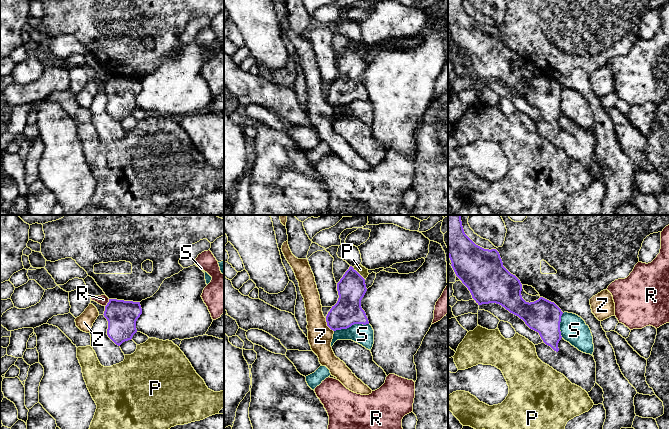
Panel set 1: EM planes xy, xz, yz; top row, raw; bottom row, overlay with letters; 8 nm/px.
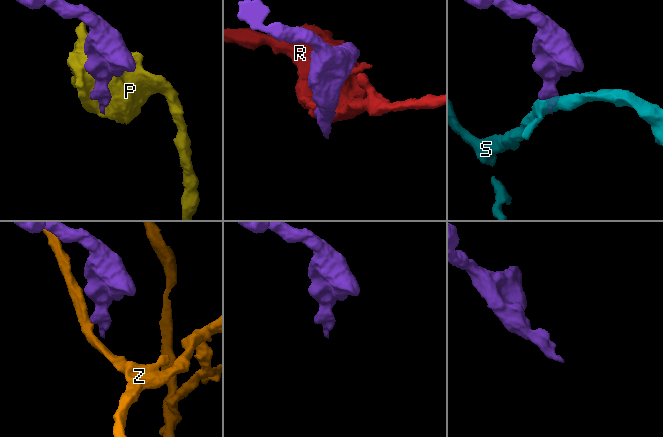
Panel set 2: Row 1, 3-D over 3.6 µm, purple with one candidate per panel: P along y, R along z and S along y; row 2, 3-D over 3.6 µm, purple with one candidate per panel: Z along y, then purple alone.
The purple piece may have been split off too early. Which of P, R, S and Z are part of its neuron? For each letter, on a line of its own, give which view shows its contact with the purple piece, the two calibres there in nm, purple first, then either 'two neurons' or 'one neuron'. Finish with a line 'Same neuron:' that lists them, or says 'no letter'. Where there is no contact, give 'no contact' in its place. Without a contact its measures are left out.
P: meets purple in xz; 220 nm thick on the purple side, 70 nm on the other; two neurons
R: meets purple in xy; 240 nm thick on the purple side, 80 nm on the other; two neurons
S: meets purple in xz; 220 nm thick on the purple side, 160 nm on the other; two neurons
Z: meets purple in xz; 220 nm thick on the purple side, 200 nm on the other; two neurons
Same neuron: no letter

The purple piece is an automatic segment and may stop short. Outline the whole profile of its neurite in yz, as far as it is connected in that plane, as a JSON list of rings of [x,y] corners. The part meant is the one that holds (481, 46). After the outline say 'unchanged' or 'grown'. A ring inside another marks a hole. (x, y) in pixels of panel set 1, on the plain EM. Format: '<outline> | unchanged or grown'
[[[448,0],[448,32],[456,52],[470,67],[478,81],[496,79],[518,92],[532,106],[539,109],[543,118],[558,128],[561,116],[560,98],[563,88],[554,79],[543,73],[526,78],[521,71],[522,60],[504,42],[496,25],[484,25],[476,21],[464,8],[462,0]]] | unchanged

